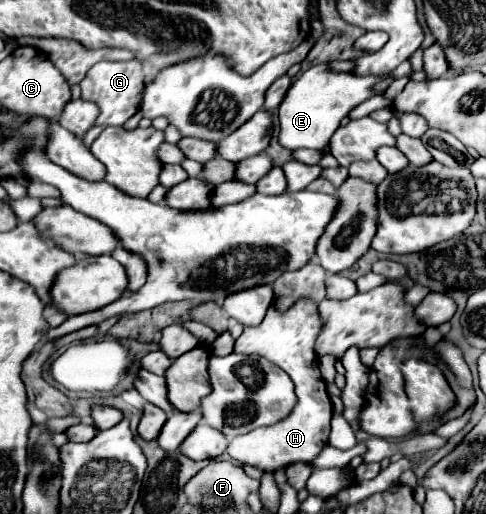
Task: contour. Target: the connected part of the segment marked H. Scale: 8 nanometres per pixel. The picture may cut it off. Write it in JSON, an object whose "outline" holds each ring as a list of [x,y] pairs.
{"outline":[[[299,300],[295,306],[291,306],[285,312],[269,308],[263,322],[255,328],[245,328],[243,334],[235,342],[235,350],[239,354],[259,354],[279,366],[283,372],[289,374],[289,378],[295,384],[295,396],[297,404],[291,410],[291,414],[283,420],[279,420],[275,426],[257,428],[249,434],[237,436],[229,442],[227,454],[235,458],[239,464],[257,466],[261,470],[275,472],[277,468],[295,464],[295,462],[313,462],[321,450],[327,446],[329,438],[329,420],[333,416],[333,404],[327,394],[325,380],[319,372],[319,358],[313,350],[315,338],[321,332],[321,318],[317,312],[317,306],[309,300]]]}

